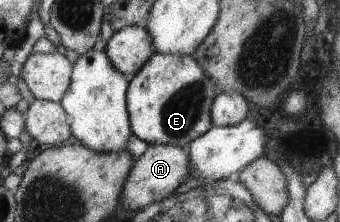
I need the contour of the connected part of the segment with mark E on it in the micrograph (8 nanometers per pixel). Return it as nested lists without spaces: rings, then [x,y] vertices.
[[[155,52],[150,60],[132,77],[127,90],[127,109],[133,133],[148,145],[174,145],[188,147],[210,127],[211,104],[218,94],[214,80],[204,72],[192,56],[178,56]]]

